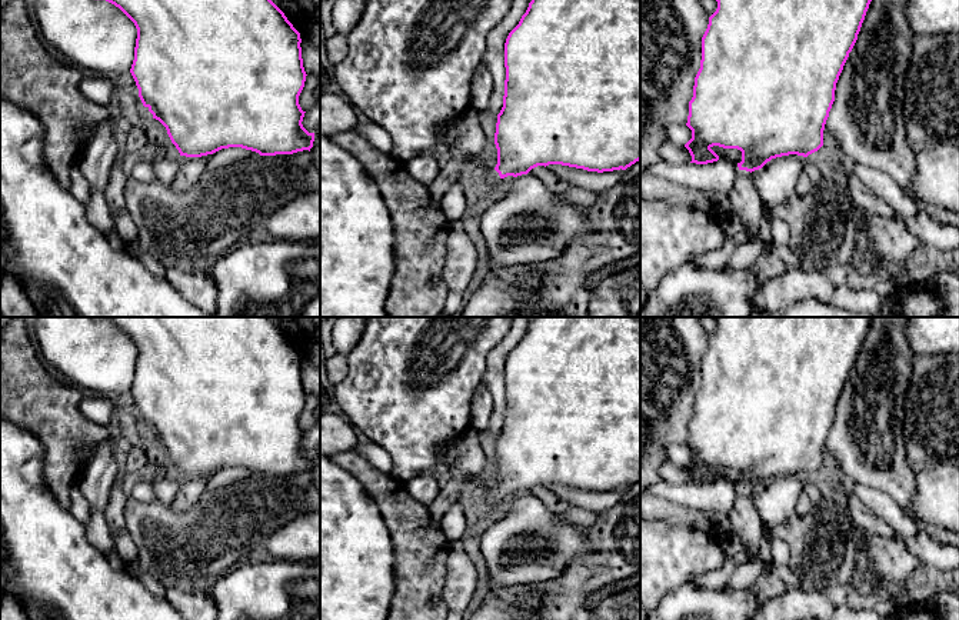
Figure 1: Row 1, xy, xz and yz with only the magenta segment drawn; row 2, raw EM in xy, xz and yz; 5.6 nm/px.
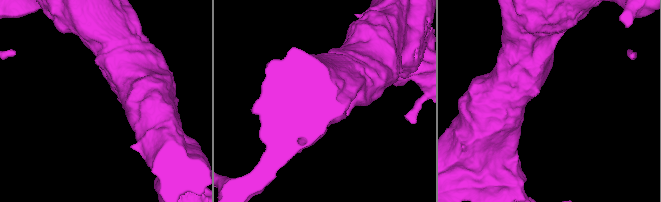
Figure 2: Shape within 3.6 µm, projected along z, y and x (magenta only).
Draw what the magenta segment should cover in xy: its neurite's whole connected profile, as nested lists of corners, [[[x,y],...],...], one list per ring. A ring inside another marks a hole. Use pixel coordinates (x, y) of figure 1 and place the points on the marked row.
[[[106,0],[119,7],[136,26],[137,39],[134,60],[130,73],[139,89],[139,97],[144,107],[167,130],[172,143],[180,156],[202,157],[222,149],[242,147],[260,156],[293,154],[313,147],[314,133],[309,133],[302,121],[304,113],[299,104],[299,96],[304,87],[306,71],[302,59],[300,33],[287,20],[284,13],[272,0]]]

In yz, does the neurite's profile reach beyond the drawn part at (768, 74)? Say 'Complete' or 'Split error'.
Complete

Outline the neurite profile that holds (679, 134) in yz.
[[[672,124],[667,129],[667,140],[685,146],[692,139],[692,130],[686,124]]]

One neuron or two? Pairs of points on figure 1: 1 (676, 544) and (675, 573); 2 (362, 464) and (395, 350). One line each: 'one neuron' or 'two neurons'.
1: one neuron
2: two neurons

